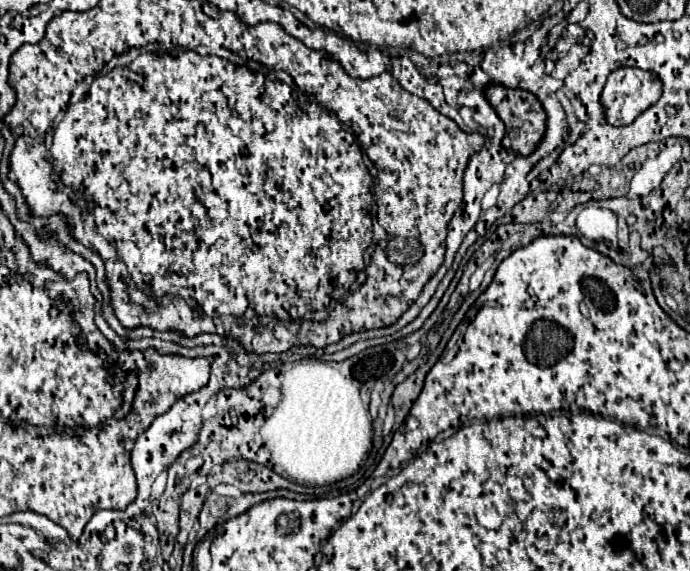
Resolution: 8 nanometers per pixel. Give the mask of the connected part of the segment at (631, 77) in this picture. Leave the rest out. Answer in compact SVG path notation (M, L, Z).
M620 67L610 73L602 91L602 105L608 123L630 125L638 115L652 107L662 93L662 81L652 71Z

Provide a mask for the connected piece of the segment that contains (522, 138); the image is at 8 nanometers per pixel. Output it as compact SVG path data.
M490 85L486 89L486 97L488 97L490 105L496 109L498 117L506 125L506 135L502 139L502 145L506 149L512 149L514 153L520 153L520 155L534 153L538 149L540 141L544 139L546 121L548 121L540 101L536 99L536 95L532 95L530 91L524 91L524 89L506 89L500 85Z

